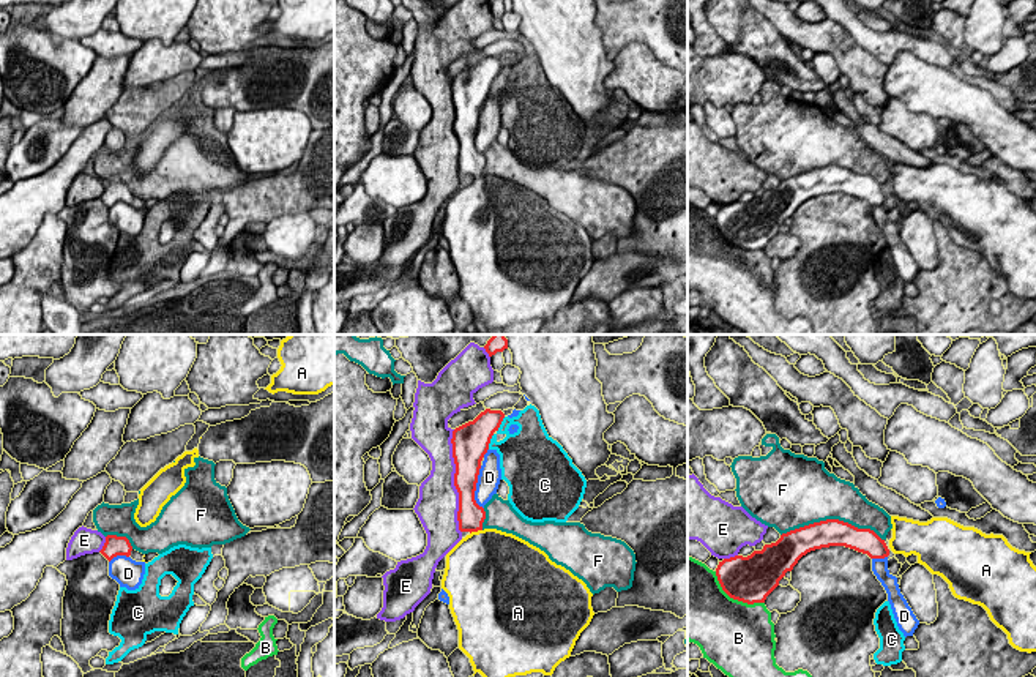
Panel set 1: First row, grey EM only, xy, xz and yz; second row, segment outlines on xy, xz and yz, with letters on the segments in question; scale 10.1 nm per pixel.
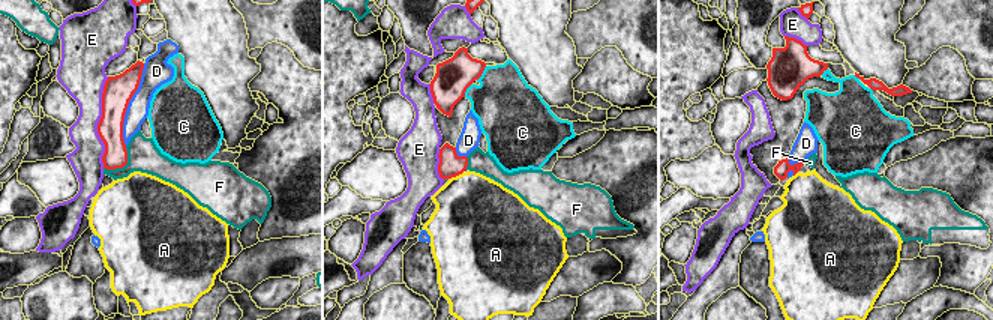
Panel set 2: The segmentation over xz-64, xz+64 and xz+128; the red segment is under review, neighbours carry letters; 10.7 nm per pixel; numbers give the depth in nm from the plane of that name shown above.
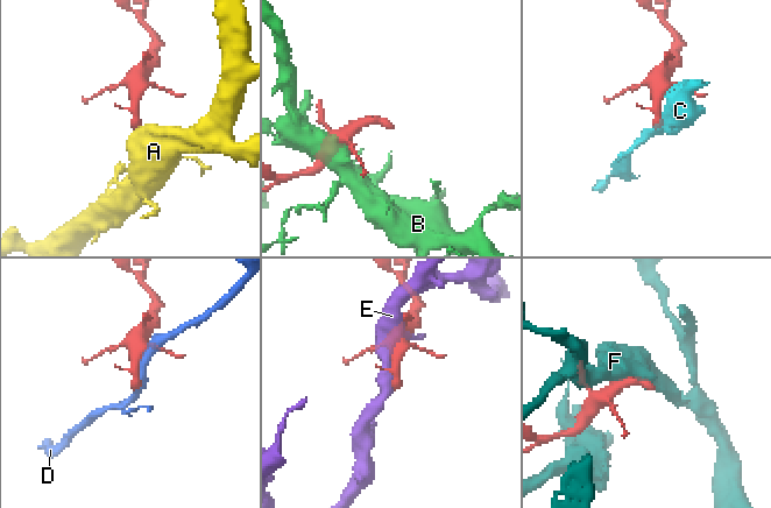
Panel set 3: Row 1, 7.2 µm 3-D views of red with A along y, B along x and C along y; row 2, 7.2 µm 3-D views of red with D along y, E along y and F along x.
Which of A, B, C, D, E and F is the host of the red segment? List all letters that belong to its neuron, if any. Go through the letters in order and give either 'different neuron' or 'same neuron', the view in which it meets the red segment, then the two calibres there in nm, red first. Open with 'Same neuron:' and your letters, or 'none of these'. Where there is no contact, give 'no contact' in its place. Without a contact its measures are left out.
Same neuron: A
A: same neuron; contact in xz; calibres 280 and 480 nm
B: different neuron; contact in yz; calibres 480 and 480 nm
C: different neuron; contact in xz; calibres 380 and 300 nm
D: different neuron; contact in xz; calibres 260 and 240 nm
E: different neuron; contact in xz; calibres 260 and 420 nm
F: different neuron; contact in yz; calibres 280 and 460 nm

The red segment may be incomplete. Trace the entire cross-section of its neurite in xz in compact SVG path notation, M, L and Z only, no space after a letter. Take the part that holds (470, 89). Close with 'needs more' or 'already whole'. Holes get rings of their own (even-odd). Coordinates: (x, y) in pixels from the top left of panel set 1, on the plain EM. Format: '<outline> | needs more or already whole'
M486 55L473 68L468 68L453 77L451 90L453 90L453 104L454 104L454 110L456 110L454 133L459 139L457 167L459 167L459 177L467 178L468 181L465 185L462 185L446 200L446 215L445 215L445 221L442 226L442 235L449 243L449 256L451 256L451 260L453 260L454 268L459 276L459 295L470 305L475 320L479 319L486 325L487 330L505 328L509 324L527 322L531 319L542 319L544 322L552 322L555 314L561 308L565 308L566 305L571 303L576 287L579 286L580 279L590 271L590 268L594 262L593 254L591 254L593 240L590 238L590 235L587 234L587 230L582 226L574 223L565 213L552 208L544 197L530 191L528 188L525 188L512 180L483 174L483 169L486 166L486 158L483 153L479 153L476 150L475 137L476 137L478 122L479 122L479 115L481 115L481 107L483 107L484 101L487 99L490 85L492 85L494 79L498 77L503 65L505 65L505 60L501 57Z | needs more

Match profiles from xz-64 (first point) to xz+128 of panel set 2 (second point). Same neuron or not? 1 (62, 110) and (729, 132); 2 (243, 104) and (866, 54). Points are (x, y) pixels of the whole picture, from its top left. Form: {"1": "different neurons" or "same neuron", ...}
{"1": "same neuron", "2": "same neuron"}

